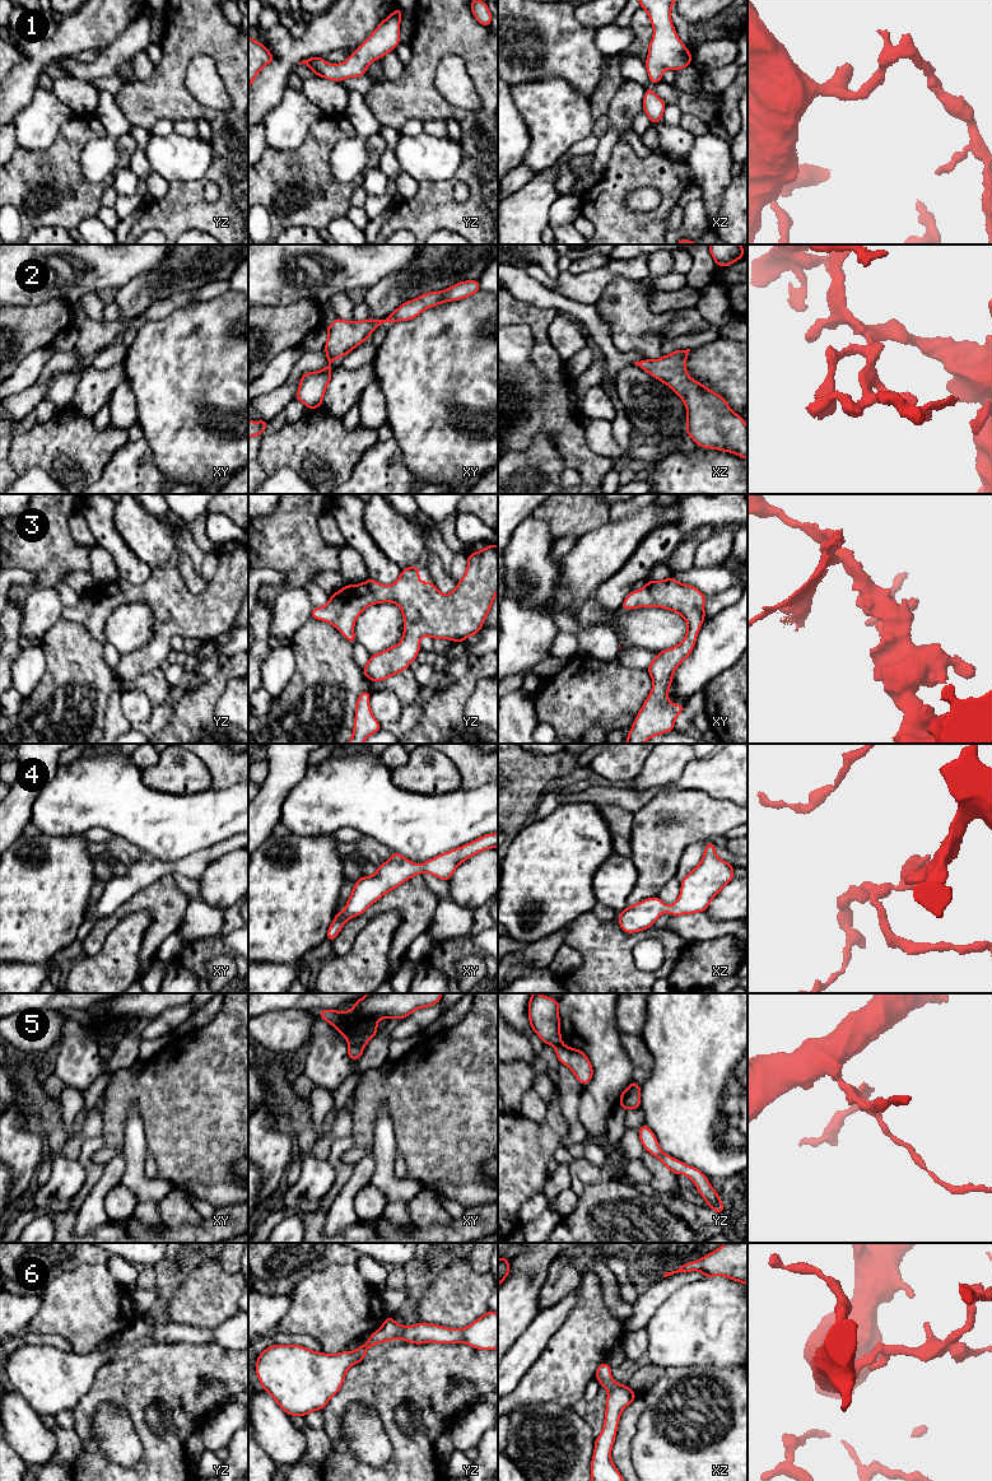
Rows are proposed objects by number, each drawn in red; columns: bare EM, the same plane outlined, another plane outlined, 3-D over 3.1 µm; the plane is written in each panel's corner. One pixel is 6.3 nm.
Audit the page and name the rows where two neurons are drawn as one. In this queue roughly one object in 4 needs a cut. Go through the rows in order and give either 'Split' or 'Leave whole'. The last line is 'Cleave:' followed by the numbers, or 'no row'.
1: Leave whole
2: Leave whole
3: Leave whole
4: Leave whole
5: Split
6: Leave whole
Cleave: 5

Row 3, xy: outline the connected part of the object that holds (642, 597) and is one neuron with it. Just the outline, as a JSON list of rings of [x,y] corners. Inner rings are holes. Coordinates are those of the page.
[[[672,577],[663,581],[647,581],[638,591],[632,591],[621,607],[663,607],[680,614],[688,625],[684,641],[669,649],[658,652],[648,666],[653,686],[644,704],[637,714],[625,744],[644,744],[653,736],[675,728],[675,719],[684,709],[684,704],[669,702],[669,688],[674,671],[691,653],[698,632],[705,618],[705,596],[690,585],[681,585]]]

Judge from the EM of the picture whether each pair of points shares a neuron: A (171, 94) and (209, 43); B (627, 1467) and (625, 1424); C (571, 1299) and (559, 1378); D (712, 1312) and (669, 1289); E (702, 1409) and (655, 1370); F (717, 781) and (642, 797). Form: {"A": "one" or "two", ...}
{"A": "one", "B": "one", "C": "two", "D": "two", "E": "two", "F": "one"}

